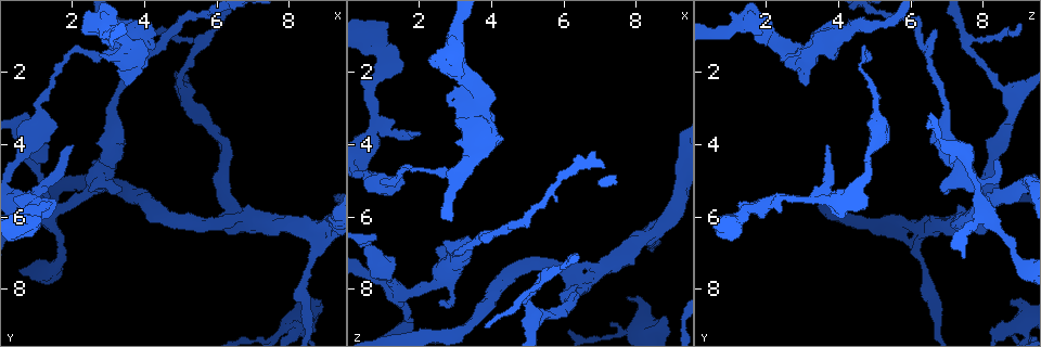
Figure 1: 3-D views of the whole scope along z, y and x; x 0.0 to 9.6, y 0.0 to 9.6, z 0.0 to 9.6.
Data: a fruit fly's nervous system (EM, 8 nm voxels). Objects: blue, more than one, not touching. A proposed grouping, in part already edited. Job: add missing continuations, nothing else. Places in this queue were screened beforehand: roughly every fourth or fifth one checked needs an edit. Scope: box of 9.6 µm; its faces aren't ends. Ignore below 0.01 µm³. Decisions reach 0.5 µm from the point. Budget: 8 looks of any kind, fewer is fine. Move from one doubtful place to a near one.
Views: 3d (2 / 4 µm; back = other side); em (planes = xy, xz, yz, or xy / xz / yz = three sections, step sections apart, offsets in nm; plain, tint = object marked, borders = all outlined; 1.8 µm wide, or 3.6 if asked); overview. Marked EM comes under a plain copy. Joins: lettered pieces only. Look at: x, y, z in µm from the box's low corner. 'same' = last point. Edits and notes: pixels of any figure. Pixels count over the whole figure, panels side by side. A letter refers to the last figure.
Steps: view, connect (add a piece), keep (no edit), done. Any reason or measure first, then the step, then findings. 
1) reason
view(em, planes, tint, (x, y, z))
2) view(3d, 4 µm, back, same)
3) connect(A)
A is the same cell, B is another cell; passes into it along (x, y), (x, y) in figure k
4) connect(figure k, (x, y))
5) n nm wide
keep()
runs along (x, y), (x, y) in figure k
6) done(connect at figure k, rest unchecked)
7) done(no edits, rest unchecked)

thin end
view(3d, 4 µm, (2.60, 4.40, 8.35))

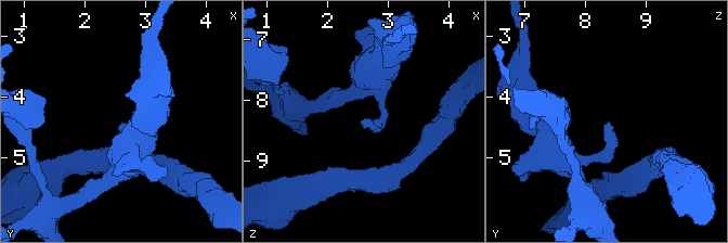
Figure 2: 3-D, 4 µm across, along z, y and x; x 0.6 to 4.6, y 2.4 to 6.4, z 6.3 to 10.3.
view(em, planes, borders, (2.65, 4.40, 8.35))

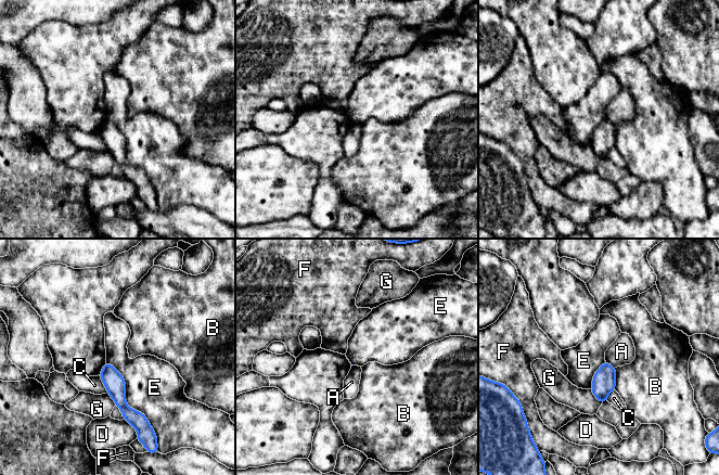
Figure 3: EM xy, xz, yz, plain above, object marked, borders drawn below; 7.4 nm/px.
keep()
A, B, C, D, E, F and G are other cells; none of them fits

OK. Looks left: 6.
an open end
view(em, planes, borders, (3.80, 0.85, 6.70))

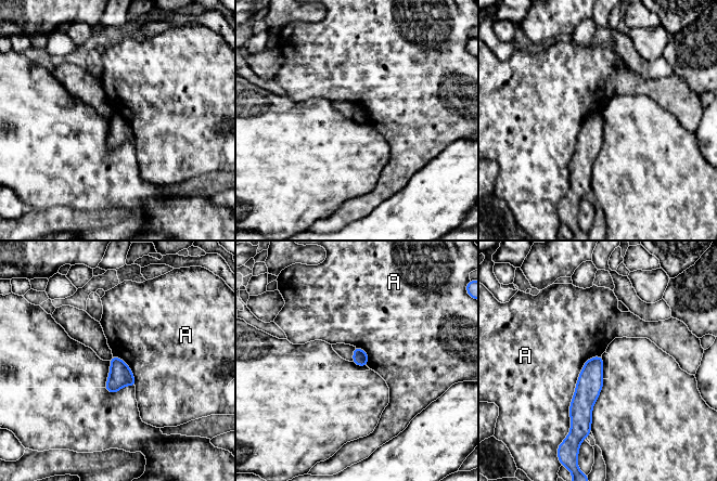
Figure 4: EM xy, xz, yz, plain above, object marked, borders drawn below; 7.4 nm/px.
110 nm wide
keep()
A is another cell; border along (601, 355), (578, 377), (570, 431) in figure 4; no lettered piece goes on from it

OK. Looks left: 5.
three-way junction
view(em, xy, step 16, tint, (5.55, 1.15, 7.60))

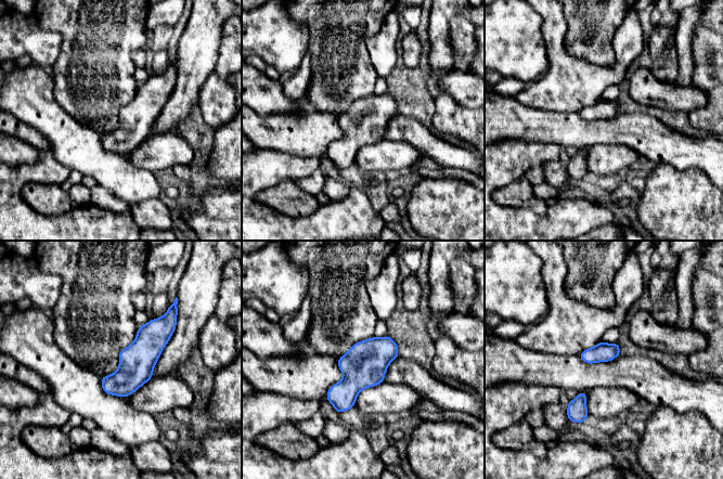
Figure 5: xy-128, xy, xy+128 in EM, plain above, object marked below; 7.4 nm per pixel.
view(em, yz, step 8, borders, same)

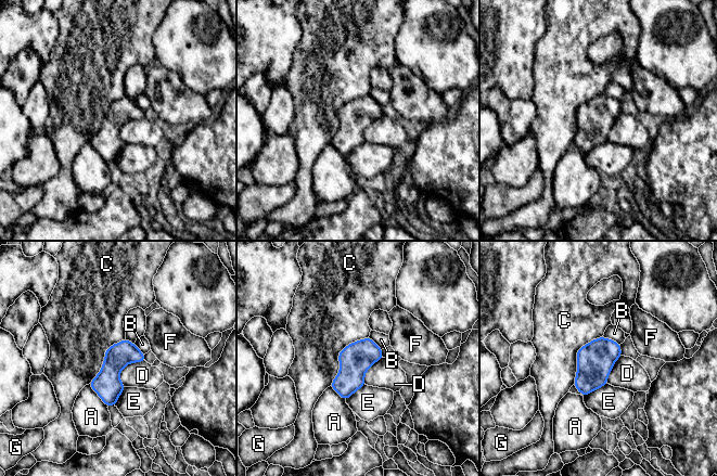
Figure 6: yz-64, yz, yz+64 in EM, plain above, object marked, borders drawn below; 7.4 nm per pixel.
C touches over 460 nm
keep()
A, B, C, D, E, F and G are other cells; border along (144, 360), (120, 371), (124, 386) in figure 6; no lettered piece goes on from it

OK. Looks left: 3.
done(no edits, rest unchecked)

